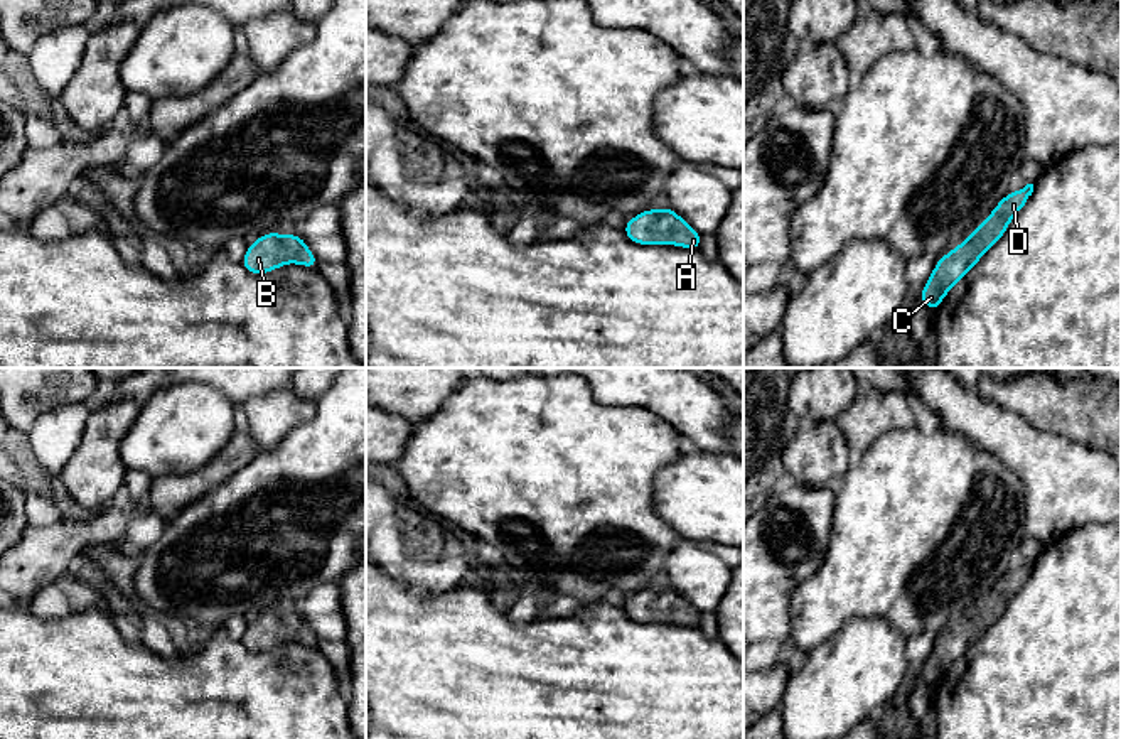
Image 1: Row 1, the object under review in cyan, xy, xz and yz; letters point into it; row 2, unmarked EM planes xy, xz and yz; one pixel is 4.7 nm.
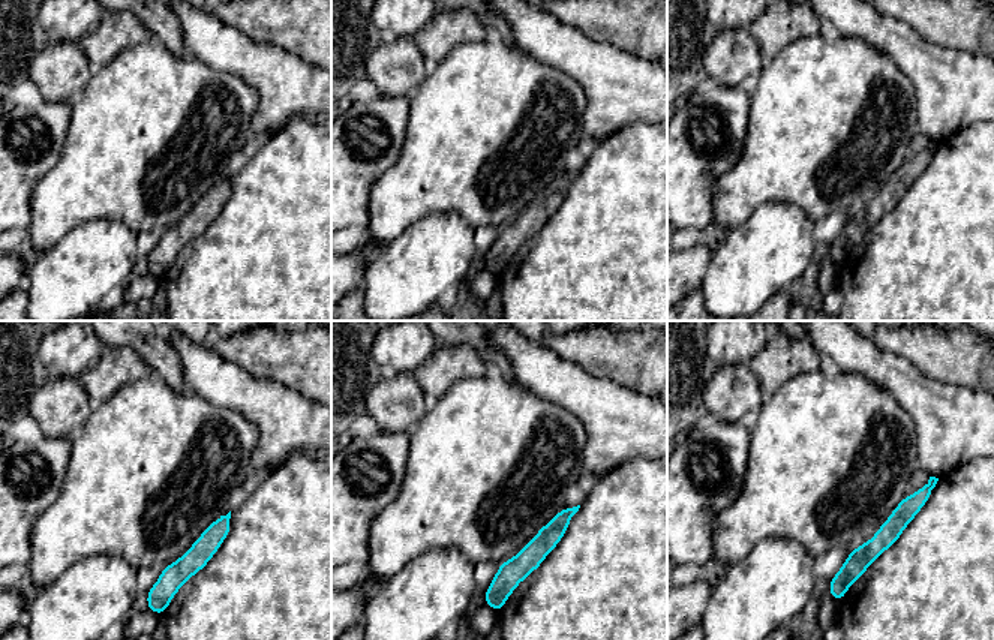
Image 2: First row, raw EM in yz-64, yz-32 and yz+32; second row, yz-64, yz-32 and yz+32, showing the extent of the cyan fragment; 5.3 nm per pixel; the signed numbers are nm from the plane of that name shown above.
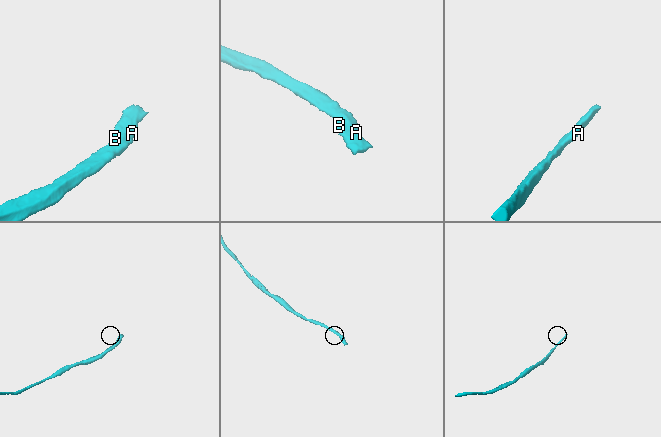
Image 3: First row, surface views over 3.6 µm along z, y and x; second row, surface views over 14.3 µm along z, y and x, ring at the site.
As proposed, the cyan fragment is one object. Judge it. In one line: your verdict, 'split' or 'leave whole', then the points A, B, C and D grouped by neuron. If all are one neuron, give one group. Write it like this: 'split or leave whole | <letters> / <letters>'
leave whole | A B C D

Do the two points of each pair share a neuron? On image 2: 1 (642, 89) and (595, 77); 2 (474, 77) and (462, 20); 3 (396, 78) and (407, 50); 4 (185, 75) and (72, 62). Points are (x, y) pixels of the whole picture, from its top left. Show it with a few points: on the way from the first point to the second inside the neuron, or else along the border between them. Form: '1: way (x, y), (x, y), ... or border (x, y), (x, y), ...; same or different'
1: way (630, 89), (622, 89), (607, 77); same
2: border (485, 39), (456, 45), (438, 63); different
3: way (396, 71), (396, 63), (401, 57); same
4: border (93, 72), (84, 90), (72, 102); different

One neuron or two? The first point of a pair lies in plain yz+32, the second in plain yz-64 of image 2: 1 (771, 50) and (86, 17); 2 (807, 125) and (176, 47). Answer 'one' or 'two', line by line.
1: two
2: two

